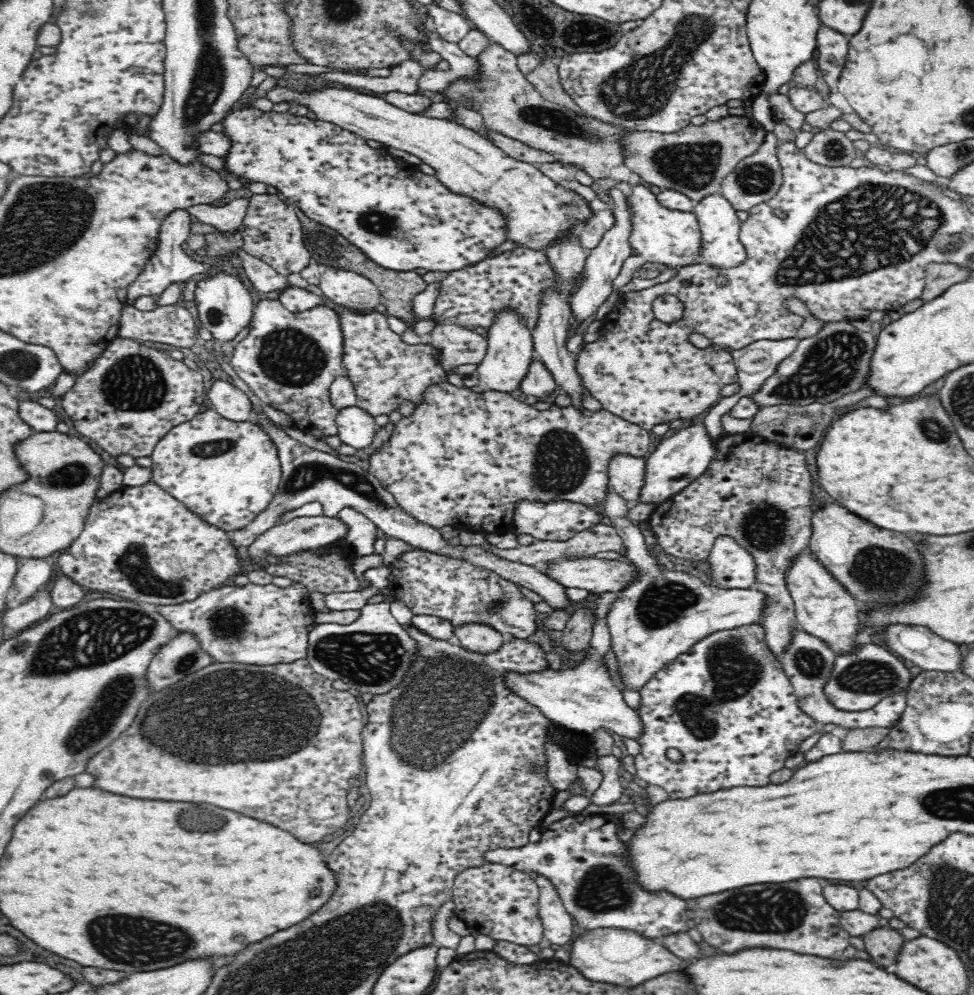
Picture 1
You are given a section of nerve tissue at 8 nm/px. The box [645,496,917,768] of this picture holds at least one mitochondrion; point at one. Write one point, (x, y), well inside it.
(735, 669)

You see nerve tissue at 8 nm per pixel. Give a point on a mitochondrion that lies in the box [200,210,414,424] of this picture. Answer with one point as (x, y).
(290, 357)

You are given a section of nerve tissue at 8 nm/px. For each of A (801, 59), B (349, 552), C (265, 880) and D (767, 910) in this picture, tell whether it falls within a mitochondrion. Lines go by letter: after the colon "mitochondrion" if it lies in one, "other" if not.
A: other
B: other
C: other
D: mitochondrion

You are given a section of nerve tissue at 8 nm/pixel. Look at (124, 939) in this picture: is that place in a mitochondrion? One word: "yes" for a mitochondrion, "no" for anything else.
yes

